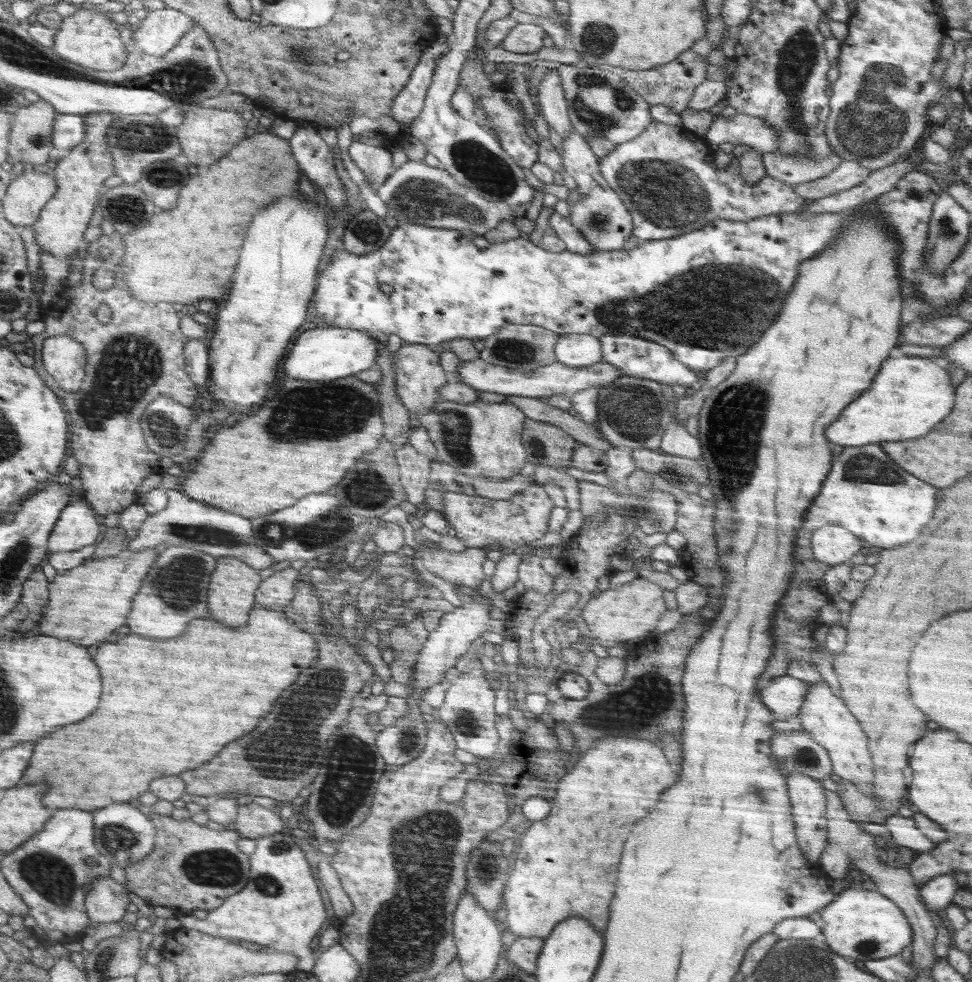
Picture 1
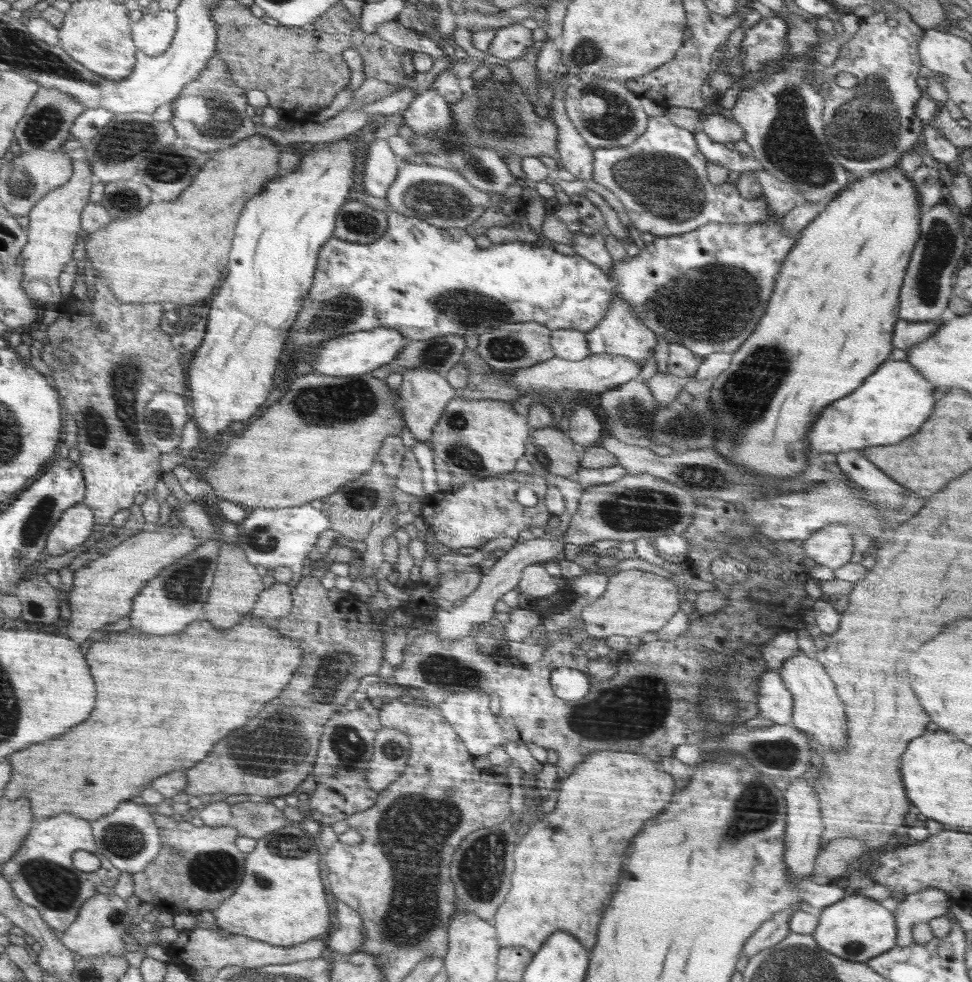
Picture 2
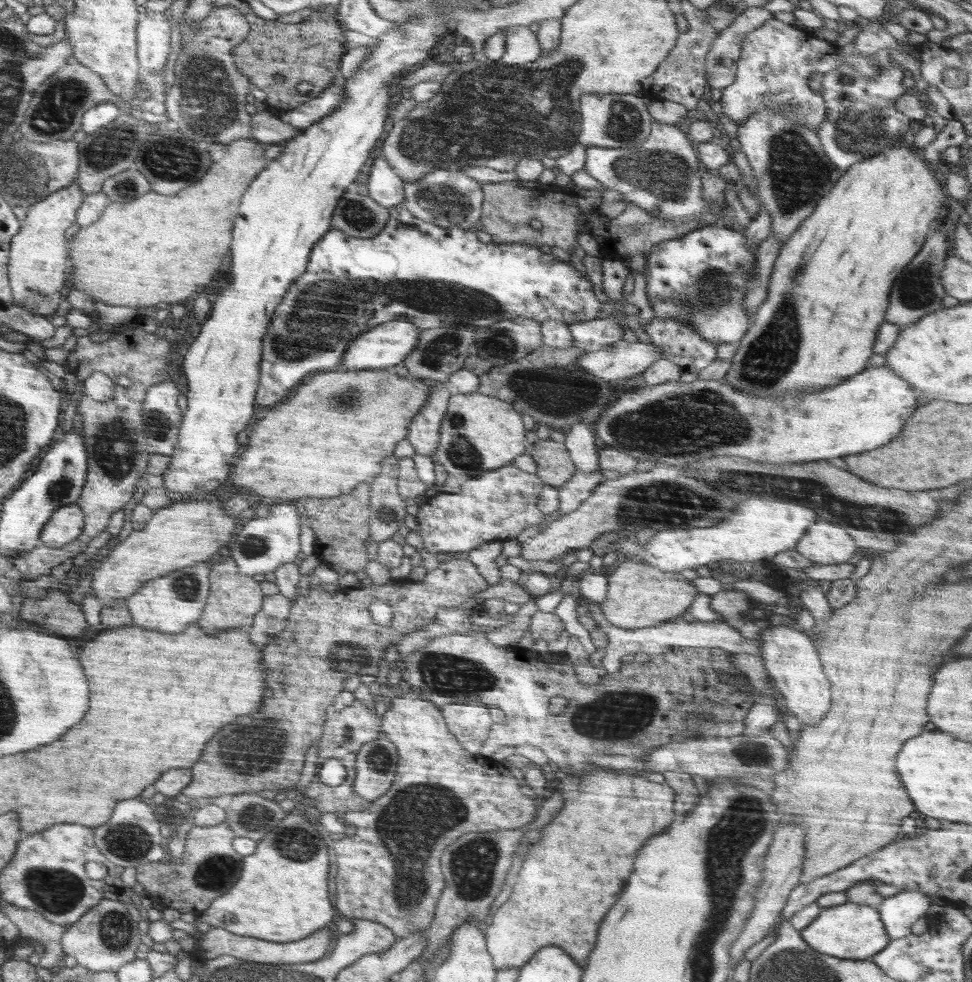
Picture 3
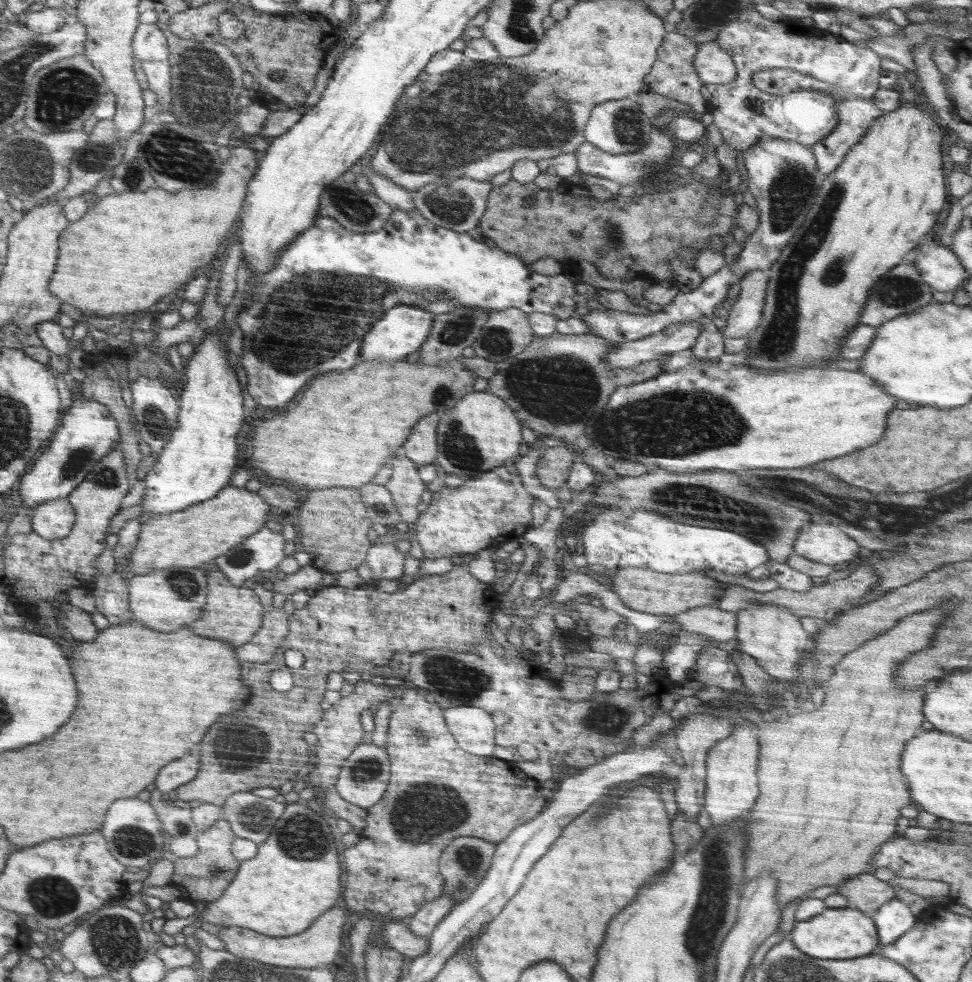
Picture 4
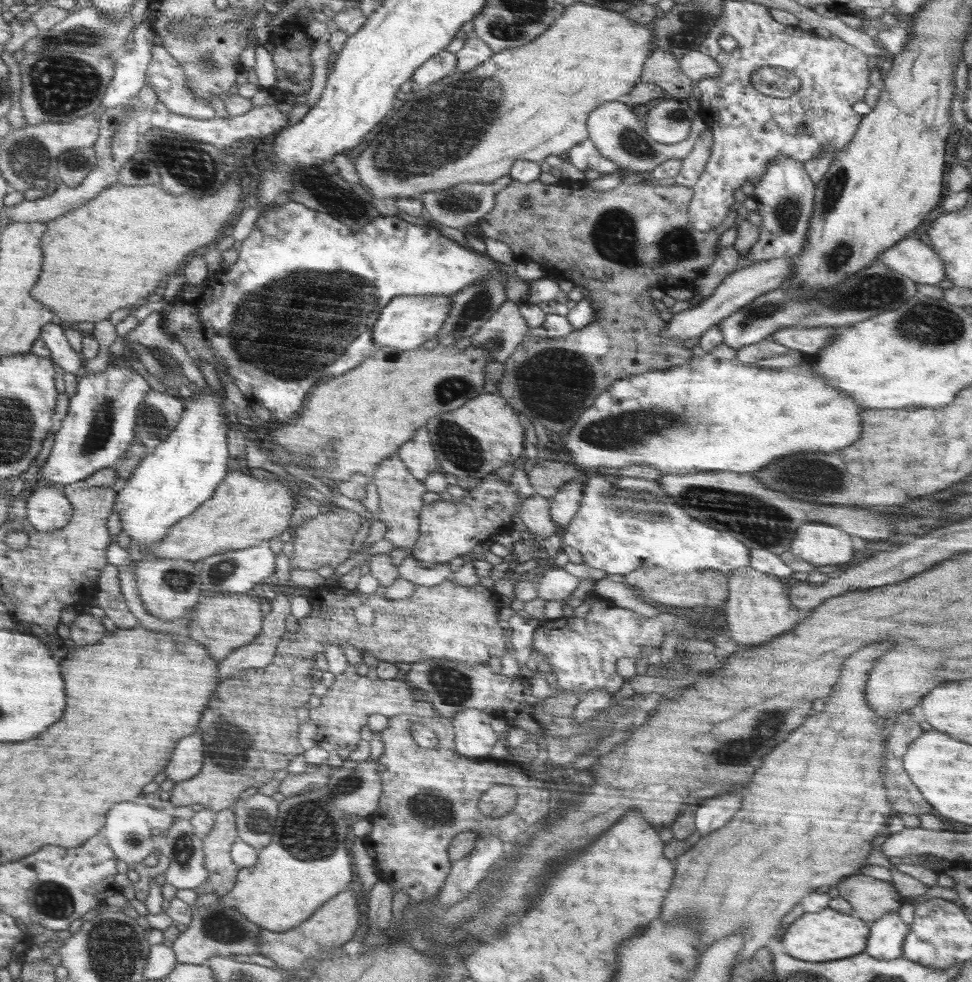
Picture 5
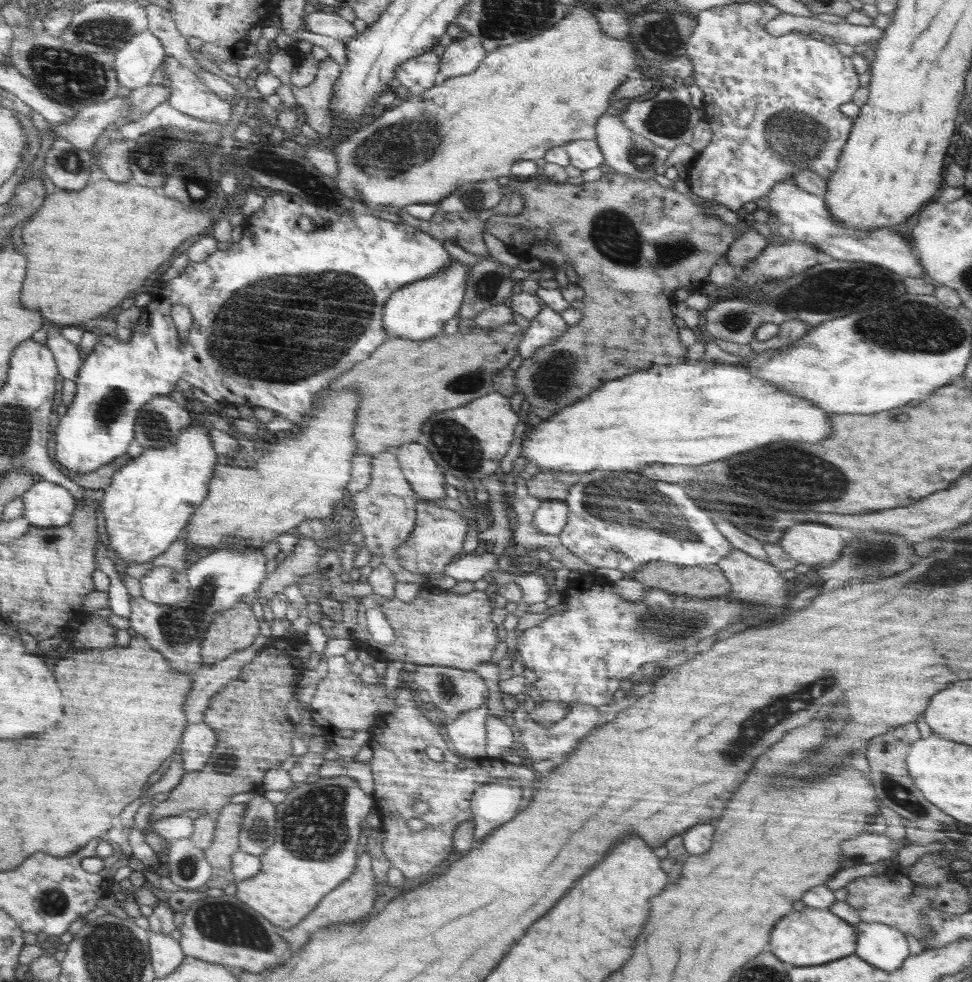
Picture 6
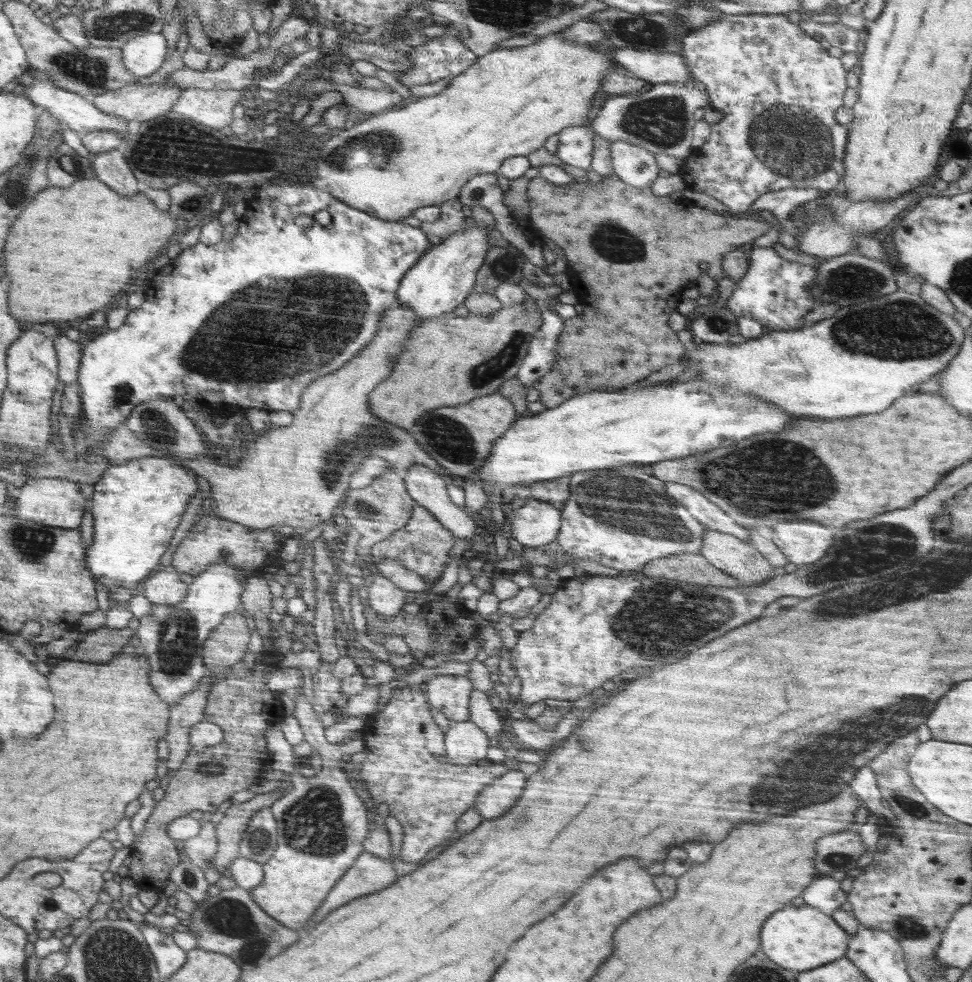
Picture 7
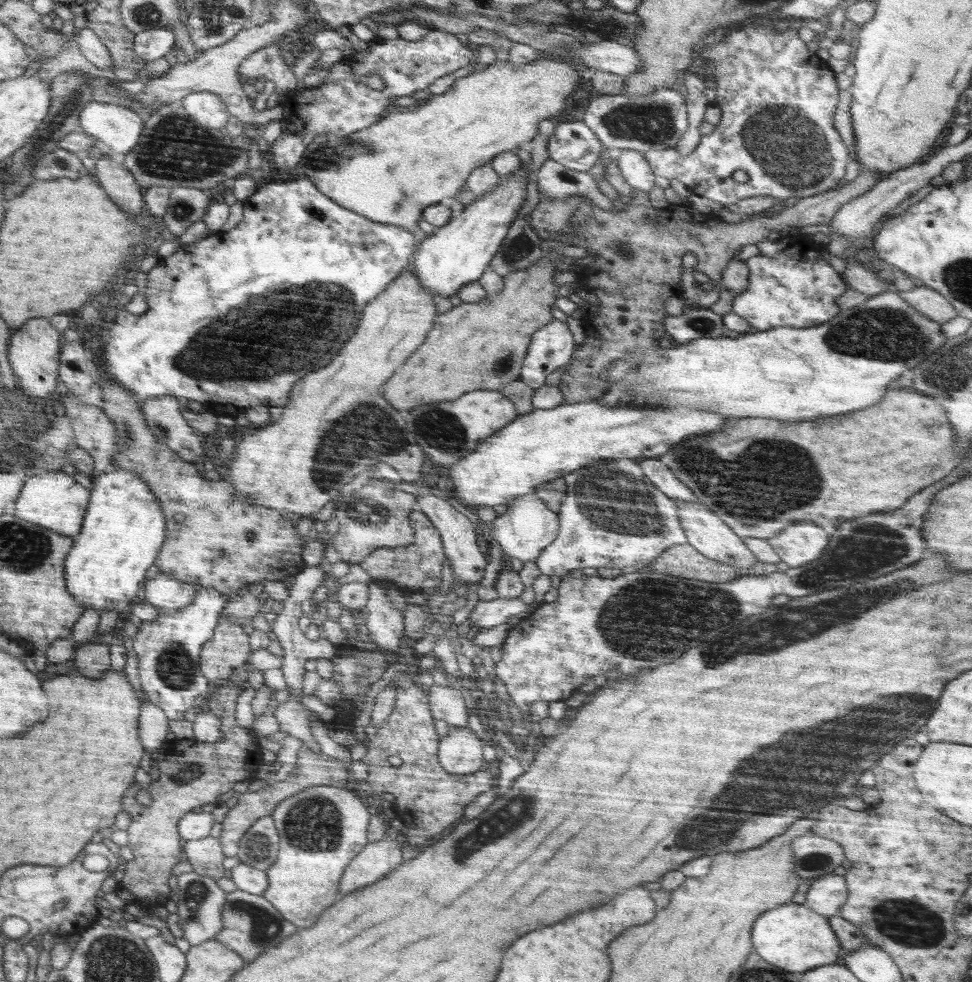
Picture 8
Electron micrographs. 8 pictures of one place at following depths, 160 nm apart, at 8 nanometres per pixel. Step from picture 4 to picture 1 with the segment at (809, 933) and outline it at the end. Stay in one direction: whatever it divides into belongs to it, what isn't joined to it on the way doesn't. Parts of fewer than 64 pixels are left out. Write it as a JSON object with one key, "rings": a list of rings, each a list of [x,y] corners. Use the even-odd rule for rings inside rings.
{"rings":[[[844,890],[837,892],[835,899],[820,911],[824,920],[821,932],[828,942],[827,946],[850,961],[862,963],[903,954],[913,939],[913,932],[906,915],[895,902],[878,891]]]}

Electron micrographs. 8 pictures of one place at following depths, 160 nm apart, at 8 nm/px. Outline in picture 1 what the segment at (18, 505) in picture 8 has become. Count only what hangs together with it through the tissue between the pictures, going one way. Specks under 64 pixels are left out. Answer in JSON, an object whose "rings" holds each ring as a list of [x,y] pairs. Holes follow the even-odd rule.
{"rings":[[[74,500],[64,508],[60,518],[57,520],[53,532],[49,536],[48,552],[71,552],[80,550],[80,548],[84,548],[84,546],[94,545],[98,534],[100,534],[100,526],[98,526],[98,522],[96,522],[94,512],[86,506],[86,501]]]}

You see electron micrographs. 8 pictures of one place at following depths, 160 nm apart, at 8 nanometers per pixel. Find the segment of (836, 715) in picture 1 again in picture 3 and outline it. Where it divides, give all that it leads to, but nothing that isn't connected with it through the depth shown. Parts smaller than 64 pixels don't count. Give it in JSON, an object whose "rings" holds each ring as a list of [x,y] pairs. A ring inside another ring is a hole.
{"rings":[[[771,624],[757,639],[761,642],[760,657],[776,689],[784,698],[786,708],[802,724],[820,722],[828,714],[832,698],[830,682],[826,680],[825,672],[822,672],[823,666],[812,639],[797,626]]]}

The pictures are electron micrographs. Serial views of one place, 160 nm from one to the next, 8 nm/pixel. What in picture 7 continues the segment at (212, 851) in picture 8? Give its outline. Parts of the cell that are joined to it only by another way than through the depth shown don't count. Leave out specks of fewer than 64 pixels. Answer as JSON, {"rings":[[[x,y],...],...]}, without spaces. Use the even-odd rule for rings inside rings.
{"rings":[[[206,818],[200,832],[183,842],[184,857],[204,870],[212,866],[210,860],[216,854],[217,844],[215,825]]]}

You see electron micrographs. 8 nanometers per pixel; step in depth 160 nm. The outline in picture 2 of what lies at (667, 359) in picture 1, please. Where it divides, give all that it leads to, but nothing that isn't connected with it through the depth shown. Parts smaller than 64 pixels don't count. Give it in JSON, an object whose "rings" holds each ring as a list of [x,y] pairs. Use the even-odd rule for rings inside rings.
{"rings":[[[617,294],[611,300],[611,307],[606,316],[593,328],[585,333],[586,346],[592,355],[598,353],[614,353],[615,355],[627,356],[640,367],[648,358],[654,357],[656,347],[656,335],[636,315],[631,306]]]}

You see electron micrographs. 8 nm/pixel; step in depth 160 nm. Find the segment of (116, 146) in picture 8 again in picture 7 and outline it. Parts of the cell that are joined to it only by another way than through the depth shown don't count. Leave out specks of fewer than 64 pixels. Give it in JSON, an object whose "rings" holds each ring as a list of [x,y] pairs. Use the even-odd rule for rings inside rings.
{"rings":[[[30,72],[24,73],[22,76],[18,77],[18,86],[22,86],[22,90],[25,91],[26,97],[30,98],[30,101],[38,106],[39,111],[45,109],[54,118],[63,122],[67,129],[85,133],[91,131],[114,132],[114,134],[122,136],[124,140],[130,136],[128,120],[121,116],[114,116],[113,114],[102,112],[102,110],[96,108],[91,99],[84,99],[82,96],[57,88],[50,82],[35,80]]]}

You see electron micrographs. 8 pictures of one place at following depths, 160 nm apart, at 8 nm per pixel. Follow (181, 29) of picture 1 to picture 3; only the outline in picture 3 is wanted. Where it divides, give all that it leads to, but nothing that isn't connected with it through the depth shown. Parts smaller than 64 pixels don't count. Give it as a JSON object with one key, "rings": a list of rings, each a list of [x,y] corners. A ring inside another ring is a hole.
{"rings":[[[148,13],[138,27],[138,61],[148,72],[160,72],[170,56],[170,34],[173,22],[163,13]]]}

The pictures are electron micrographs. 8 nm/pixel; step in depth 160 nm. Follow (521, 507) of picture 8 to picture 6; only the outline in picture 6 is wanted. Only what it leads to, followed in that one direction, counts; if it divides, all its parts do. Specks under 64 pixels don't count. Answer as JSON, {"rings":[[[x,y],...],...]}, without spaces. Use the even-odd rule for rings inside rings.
{"rings":[[[541,501],[533,514],[533,527],[546,534],[559,535],[565,528],[568,513],[569,508],[565,501]]]}

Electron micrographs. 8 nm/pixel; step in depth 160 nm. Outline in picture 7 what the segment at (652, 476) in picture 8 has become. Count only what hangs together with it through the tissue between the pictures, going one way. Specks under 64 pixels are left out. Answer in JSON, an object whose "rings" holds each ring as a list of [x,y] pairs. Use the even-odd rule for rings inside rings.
{"rings":[[[664,482],[666,492],[670,497],[676,498],[688,512],[701,522],[705,528],[712,528],[718,532],[731,534],[742,541],[749,541],[750,530],[735,523],[731,516],[727,515],[716,504],[706,500],[695,488],[674,482]]]}

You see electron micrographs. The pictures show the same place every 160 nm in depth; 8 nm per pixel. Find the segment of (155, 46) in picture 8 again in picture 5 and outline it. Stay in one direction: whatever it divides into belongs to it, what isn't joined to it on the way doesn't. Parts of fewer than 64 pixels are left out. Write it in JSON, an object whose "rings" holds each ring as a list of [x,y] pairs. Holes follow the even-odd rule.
{"rings":[[[145,20],[134,31],[132,51],[123,49],[114,59],[114,77],[102,97],[102,108],[126,105],[148,84],[149,64],[153,62],[156,32]]]}

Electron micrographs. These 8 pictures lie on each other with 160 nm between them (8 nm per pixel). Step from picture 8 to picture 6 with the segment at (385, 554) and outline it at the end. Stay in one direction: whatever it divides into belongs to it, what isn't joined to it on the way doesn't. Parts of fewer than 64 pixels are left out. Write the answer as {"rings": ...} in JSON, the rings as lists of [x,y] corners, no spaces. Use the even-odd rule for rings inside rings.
{"rings":[[[418,500],[415,509],[415,529],[410,534],[410,539],[398,546],[394,552],[398,556],[400,566],[405,570],[422,576],[436,576],[460,556],[469,521],[462,513],[452,512],[443,504],[434,501]]]}

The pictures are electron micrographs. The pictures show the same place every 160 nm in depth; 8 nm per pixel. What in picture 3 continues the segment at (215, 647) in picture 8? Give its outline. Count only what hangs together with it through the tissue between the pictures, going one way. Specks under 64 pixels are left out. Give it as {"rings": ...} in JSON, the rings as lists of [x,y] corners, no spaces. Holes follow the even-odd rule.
{"rings":[[[223,552],[213,561],[212,571],[209,575],[209,598],[205,605],[204,614],[198,626],[206,628],[206,632],[214,630],[230,630],[238,627],[250,628],[253,626],[254,616],[262,608],[262,592],[260,584],[253,576],[242,576],[237,562]]]}

